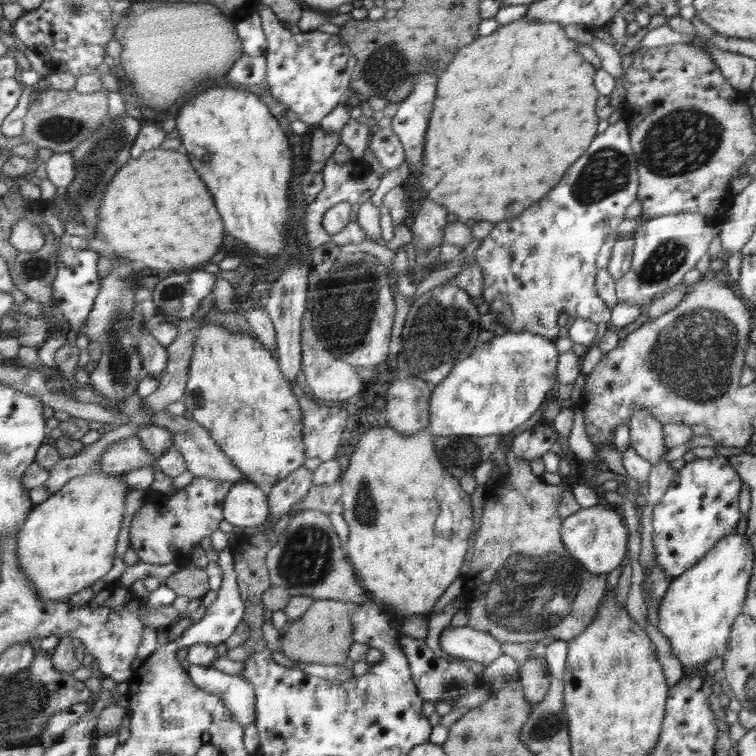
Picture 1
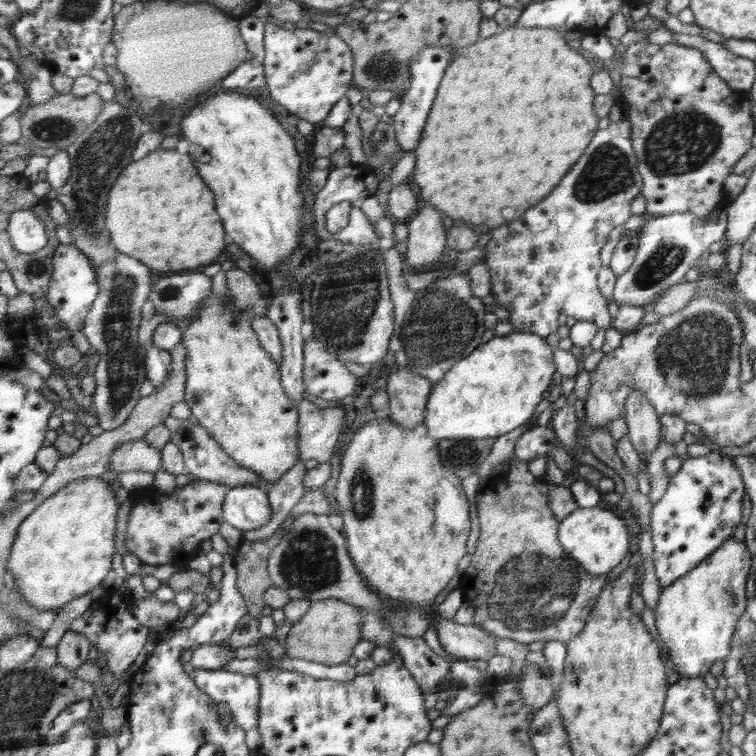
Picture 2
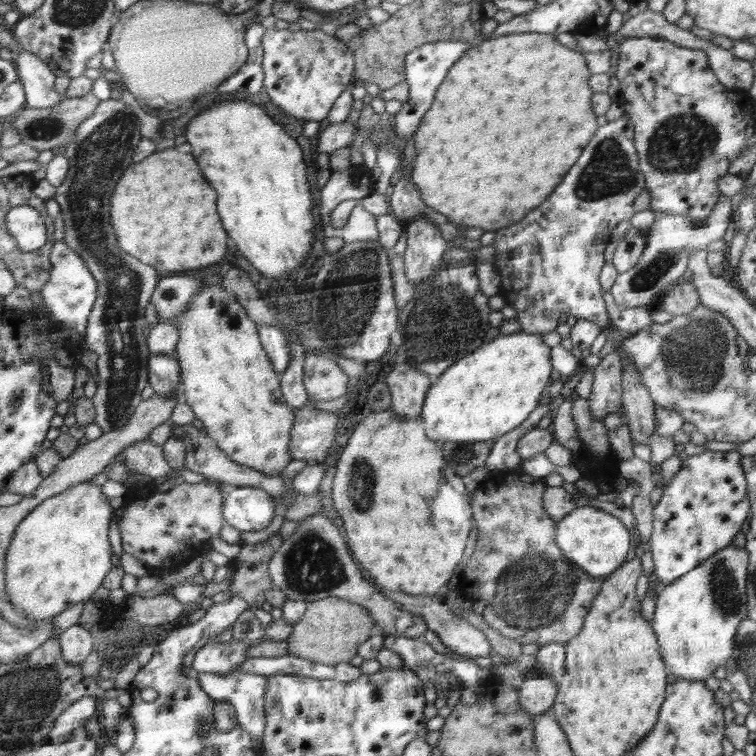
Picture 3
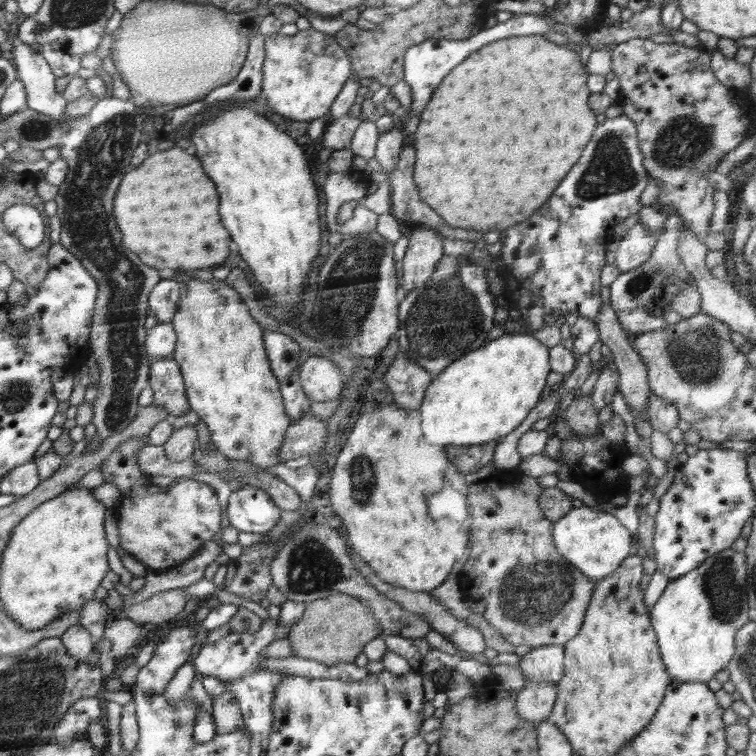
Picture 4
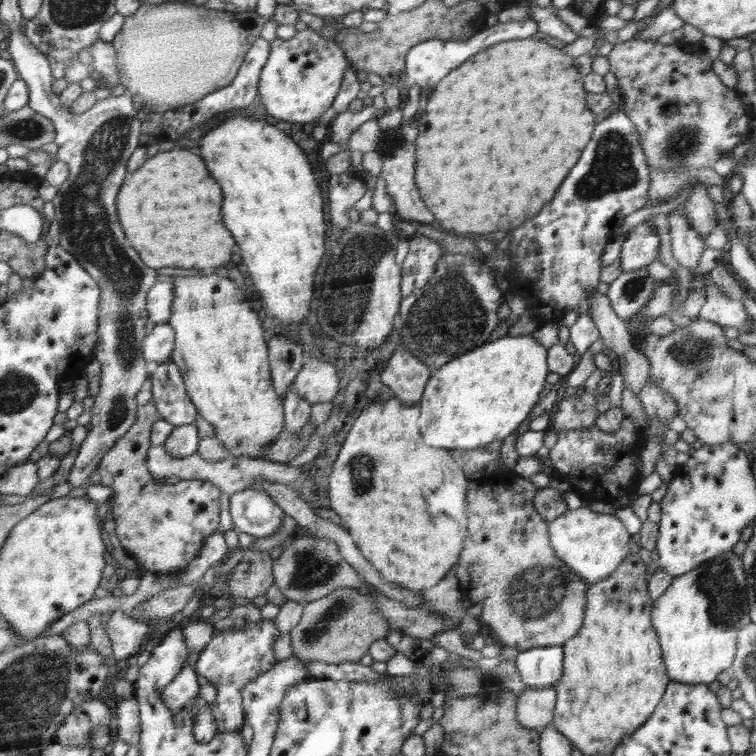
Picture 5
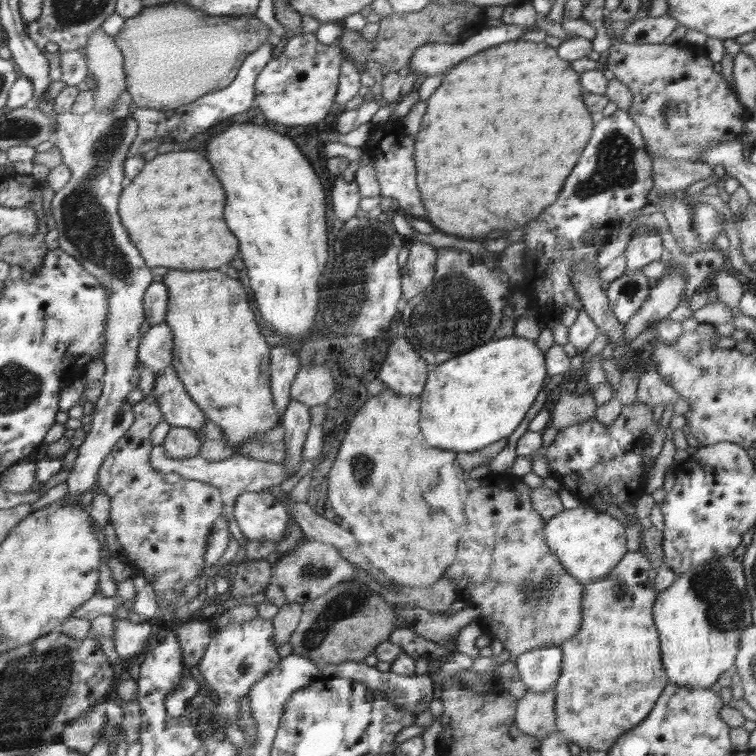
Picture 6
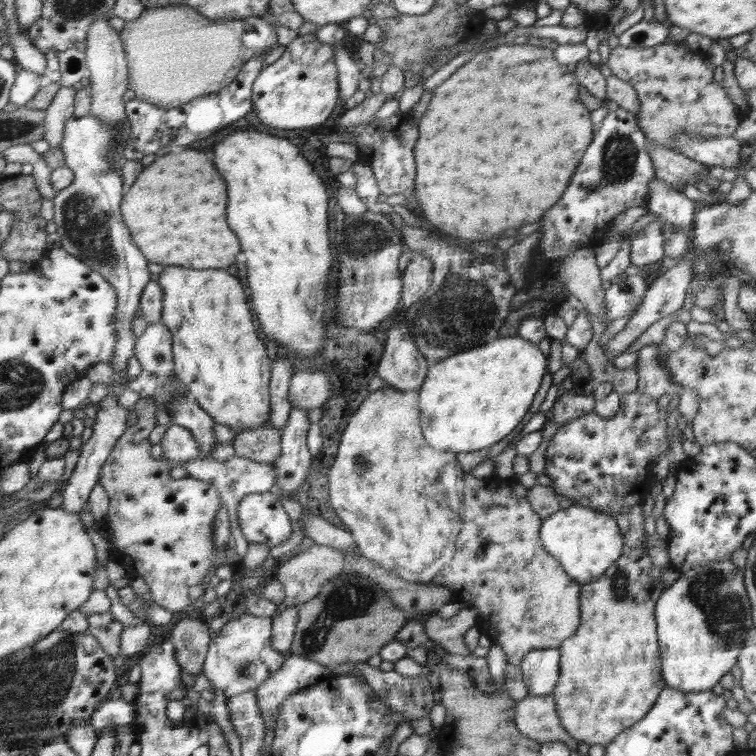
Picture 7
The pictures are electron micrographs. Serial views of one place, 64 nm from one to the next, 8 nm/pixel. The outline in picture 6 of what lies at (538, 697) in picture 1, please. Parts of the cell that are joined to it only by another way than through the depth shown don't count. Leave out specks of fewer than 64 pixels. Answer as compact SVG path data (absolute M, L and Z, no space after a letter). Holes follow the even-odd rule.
M554 690L540 693L527 691L525 696L520 697L516 724L520 731L540 740L559 733L556 727Z

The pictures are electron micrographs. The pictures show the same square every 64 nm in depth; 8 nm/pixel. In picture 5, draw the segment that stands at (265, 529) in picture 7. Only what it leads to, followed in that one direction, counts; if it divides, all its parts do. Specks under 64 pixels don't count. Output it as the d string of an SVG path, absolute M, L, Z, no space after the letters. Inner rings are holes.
M246 489L236 492L230 497L230 514L234 528L238 532L254 536L256 539L270 537L284 524L285 512L274 502L266 491L260 489Z

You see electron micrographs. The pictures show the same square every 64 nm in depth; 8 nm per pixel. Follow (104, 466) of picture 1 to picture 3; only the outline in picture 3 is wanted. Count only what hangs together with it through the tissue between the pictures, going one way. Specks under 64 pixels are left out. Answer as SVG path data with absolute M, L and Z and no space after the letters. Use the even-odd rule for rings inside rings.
M148 440L128 445L120 455L124 457L126 467L136 473L148 475L152 479L168 475L173 471L164 458L163 447Z

